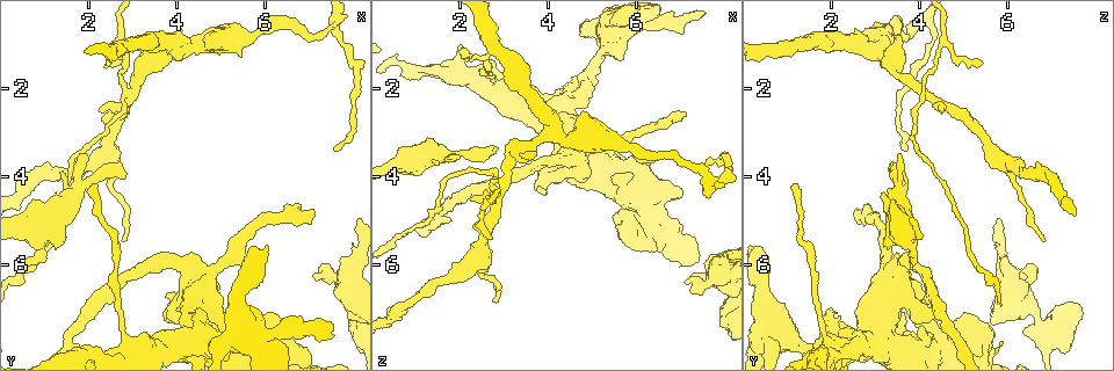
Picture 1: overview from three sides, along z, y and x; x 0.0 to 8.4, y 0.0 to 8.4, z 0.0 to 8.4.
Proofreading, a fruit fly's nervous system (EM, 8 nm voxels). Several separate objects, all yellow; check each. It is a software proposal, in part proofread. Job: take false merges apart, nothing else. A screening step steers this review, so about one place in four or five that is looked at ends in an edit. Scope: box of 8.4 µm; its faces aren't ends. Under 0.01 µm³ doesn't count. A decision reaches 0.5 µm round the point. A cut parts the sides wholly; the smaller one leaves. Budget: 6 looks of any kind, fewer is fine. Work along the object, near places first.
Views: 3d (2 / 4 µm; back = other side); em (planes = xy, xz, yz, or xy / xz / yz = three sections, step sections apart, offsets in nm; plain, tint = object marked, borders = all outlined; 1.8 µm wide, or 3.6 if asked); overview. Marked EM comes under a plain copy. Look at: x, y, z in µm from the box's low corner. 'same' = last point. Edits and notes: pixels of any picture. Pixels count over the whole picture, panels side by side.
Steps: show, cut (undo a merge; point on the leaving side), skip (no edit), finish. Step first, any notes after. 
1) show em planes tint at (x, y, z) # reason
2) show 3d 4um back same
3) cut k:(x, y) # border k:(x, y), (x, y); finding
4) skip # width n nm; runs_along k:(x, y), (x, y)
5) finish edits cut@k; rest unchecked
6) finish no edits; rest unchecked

show em xz step 16 tint at (2.95, 2.20, 4.10) # abrupt turn

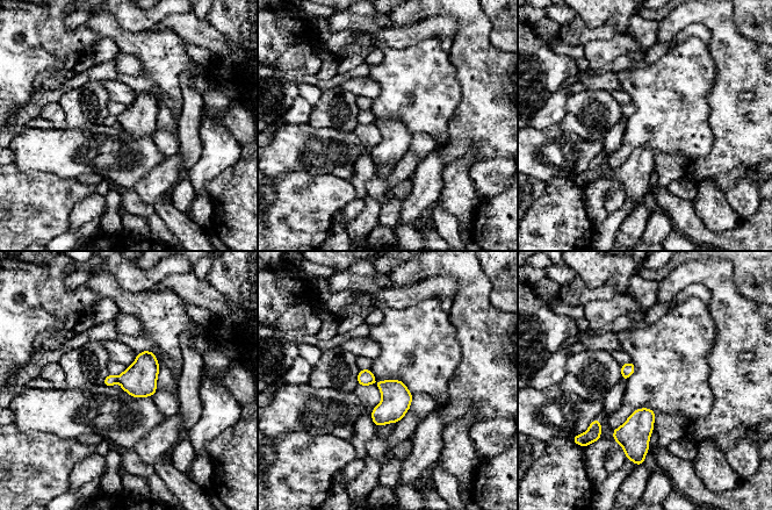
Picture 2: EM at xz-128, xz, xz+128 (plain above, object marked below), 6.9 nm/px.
show em planes tint same

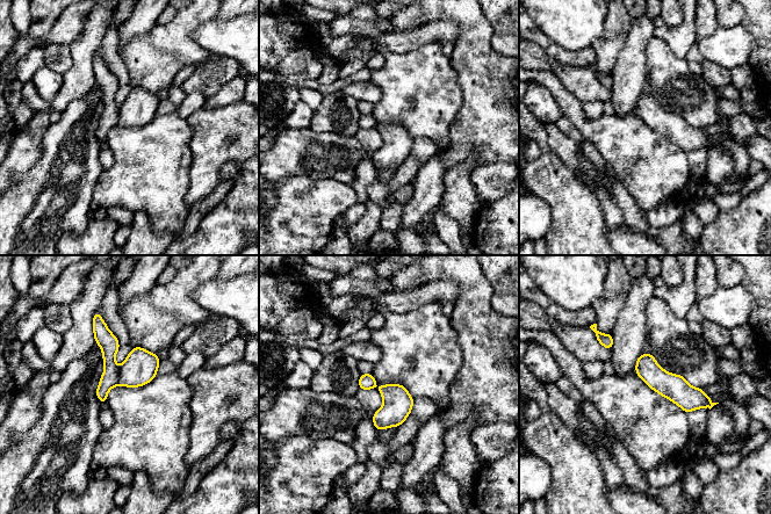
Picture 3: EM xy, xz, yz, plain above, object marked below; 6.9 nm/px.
cut 3:(109, 344) # two cells meet here

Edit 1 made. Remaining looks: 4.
show em planes tint at (4.05, 1.20, 3.00) # branch point

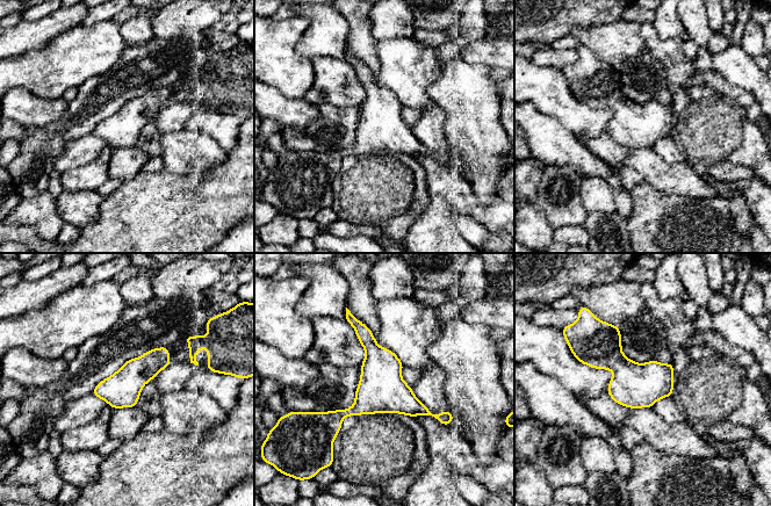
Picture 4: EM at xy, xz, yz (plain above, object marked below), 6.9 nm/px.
skip # runs_along 4:(446, 414), (366, 403), (325, 419); continuous, no second cell

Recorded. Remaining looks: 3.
show em planes tint at (1.70, 4.25, 3.50) # thin neck

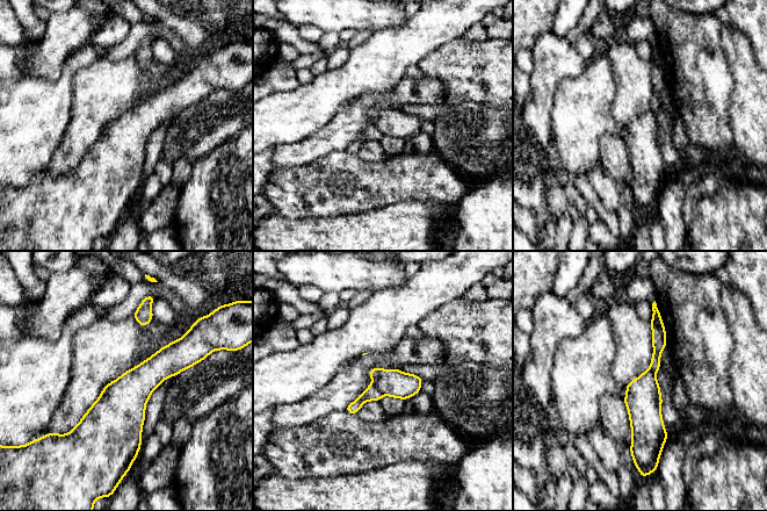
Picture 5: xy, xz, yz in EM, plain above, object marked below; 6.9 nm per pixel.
cut 5:(659, 401) # part_leaving 5:(656, 312), (657, 354), (655, 367); a second cell is stuck on

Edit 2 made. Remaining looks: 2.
finish edits cut@3, cut@5; rest unchecked

